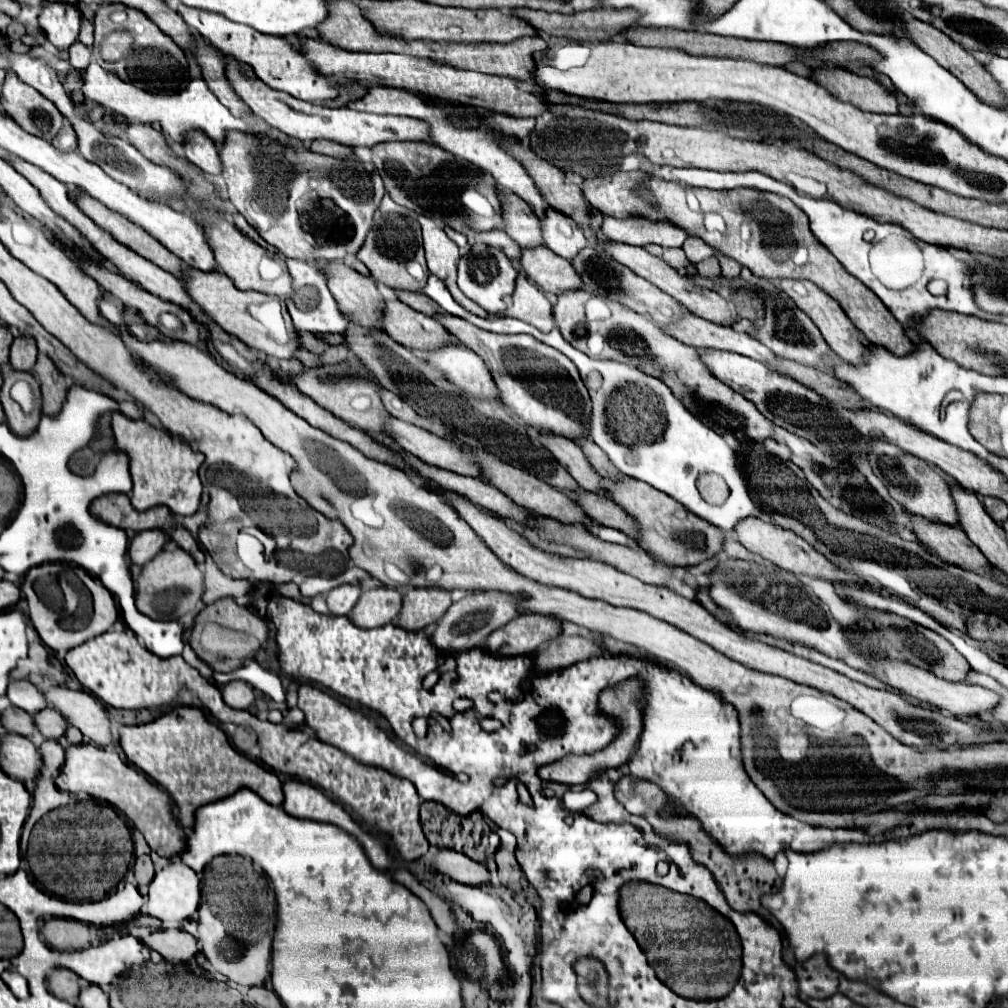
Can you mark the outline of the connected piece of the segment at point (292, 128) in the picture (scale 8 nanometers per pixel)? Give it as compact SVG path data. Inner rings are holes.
M222 55L222 61L226 65L226 79L236 91L238 97L266 123L280 129L282 133L296 137L300 141L314 141L314 139L330 139L340 145L346 145L350 149L354 147L372 147L380 141L426 141L428 139L428 127L426 123L420 123L410 117L392 117L392 115L372 115L372 113L360 113L350 107L342 109L328 109L322 105L314 105L302 99L294 99L292 95L286 95L282 91L274 91L266 87L246 63L238 63L234 59L226 59Z

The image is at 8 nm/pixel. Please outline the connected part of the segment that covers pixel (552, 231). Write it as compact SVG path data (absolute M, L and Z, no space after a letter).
M546 207L546 215L540 217L540 227L546 247L550 247L556 255L568 261L574 259L578 251L588 245L582 227L578 227L568 215L562 215L552 207Z

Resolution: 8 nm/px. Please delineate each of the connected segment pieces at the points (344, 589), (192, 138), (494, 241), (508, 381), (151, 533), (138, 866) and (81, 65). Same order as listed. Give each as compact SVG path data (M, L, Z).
M340 585L340 587L332 589L326 597L330 613L332 615L350 615L350 611L358 603L360 595L362 595L360 585Z
M190 131L190 135L186 135L186 143L182 143L182 149L184 149L184 157L194 165L198 165L202 171L210 175L220 173L220 159L214 141L206 139L202 131Z
M494 229L494 231L484 231L484 233L478 233L482 237L482 241L490 247L498 247L500 251L504 251L508 255L508 259L514 259L518 261L520 259L520 245L514 243L502 229Z
M446 311L434 315L444 327L466 347L474 349L484 363L488 365L500 395L502 403L510 411L514 411L526 425L536 427L540 431L564 435L568 439L582 439L588 437L590 425L590 397L588 391L580 379L580 373L576 365L564 357L560 351L556 351L550 345L544 345L542 341L530 337L530 335L498 335L484 329L474 327L472 323L450 315Z
M146 529L130 539L128 555L134 565L146 565L168 543L168 535L162 529Z
M150 855L138 857L133 865L133 872L137 884L140 885L140 887L148 886L155 874L154 865L152 859L150 859Z
M80 41L72 43L70 49L68 49L68 53L70 53L70 65L72 65L72 67L84 71L84 69L90 65L92 53L90 53L90 49L88 49L86 45L82 45Z

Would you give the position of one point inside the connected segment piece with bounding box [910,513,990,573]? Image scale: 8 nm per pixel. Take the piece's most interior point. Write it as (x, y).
(949, 542)

